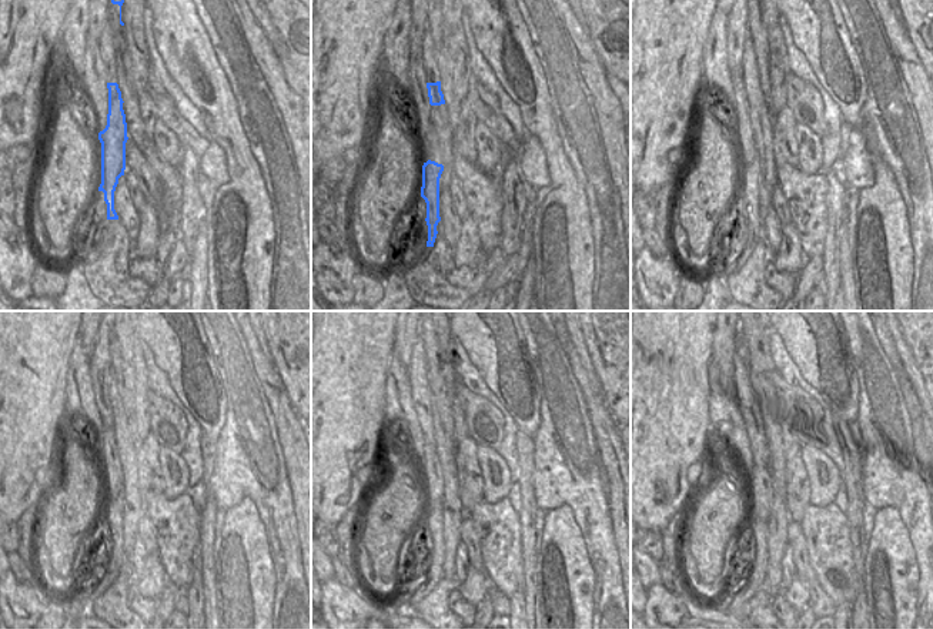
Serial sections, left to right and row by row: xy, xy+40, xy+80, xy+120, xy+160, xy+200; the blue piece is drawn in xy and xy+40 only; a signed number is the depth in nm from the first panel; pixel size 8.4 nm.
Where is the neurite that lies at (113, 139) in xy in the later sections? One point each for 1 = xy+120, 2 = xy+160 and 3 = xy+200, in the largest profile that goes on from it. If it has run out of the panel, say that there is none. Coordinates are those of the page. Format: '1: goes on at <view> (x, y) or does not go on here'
1: goes on at xy+120 (111, 529)
2: goes on at xy+160 (432, 525)
3: goes on at xy+200 (752, 579)

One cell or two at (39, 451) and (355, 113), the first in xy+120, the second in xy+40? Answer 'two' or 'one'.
one

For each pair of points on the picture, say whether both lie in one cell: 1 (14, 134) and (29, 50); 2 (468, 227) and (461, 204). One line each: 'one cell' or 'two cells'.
1: one cell
2: two cells

